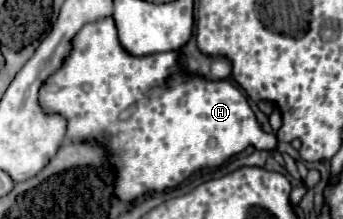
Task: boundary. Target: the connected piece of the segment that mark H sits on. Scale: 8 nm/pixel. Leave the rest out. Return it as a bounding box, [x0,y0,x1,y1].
[39,18,277,202]

